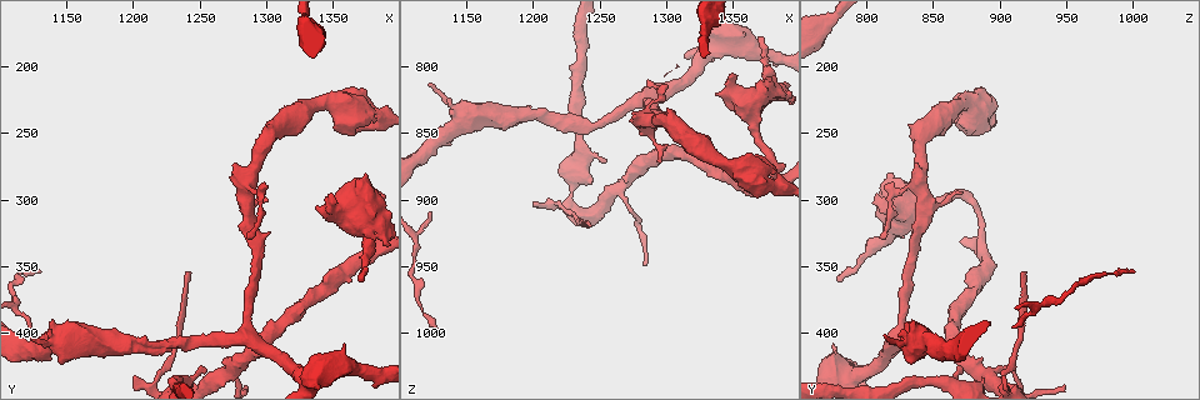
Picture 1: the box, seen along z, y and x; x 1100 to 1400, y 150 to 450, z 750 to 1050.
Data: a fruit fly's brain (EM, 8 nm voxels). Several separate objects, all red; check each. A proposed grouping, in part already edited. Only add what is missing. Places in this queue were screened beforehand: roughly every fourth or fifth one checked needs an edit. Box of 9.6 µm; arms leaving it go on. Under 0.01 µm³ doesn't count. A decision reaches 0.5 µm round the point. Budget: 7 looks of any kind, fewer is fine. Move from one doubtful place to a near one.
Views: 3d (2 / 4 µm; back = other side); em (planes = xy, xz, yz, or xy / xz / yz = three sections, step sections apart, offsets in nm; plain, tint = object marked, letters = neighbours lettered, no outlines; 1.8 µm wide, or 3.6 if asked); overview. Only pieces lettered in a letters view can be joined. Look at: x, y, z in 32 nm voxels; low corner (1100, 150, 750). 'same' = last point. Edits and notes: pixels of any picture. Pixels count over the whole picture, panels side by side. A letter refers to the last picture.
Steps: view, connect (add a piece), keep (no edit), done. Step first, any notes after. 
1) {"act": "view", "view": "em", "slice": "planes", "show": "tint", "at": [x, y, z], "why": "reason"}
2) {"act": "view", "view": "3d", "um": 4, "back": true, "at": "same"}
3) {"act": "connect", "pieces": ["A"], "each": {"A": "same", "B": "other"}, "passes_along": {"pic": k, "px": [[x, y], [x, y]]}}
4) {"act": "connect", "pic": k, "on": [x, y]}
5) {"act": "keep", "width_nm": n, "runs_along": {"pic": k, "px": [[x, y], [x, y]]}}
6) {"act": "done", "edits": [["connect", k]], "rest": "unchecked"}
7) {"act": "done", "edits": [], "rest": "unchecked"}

{"act": "view", "view": "3d", "um": 4, "at": [1372, 360, 776], "why": "branch stops here"}

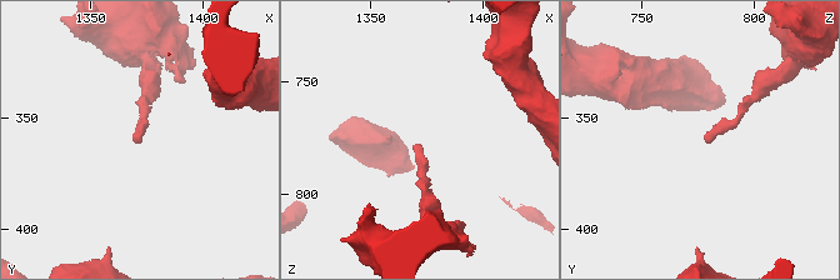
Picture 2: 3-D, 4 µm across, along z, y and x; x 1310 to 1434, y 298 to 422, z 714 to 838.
{"act": "view", "view": "em", "slice": "xy", "step": 4, "show": "letters", "at": [1373, 358, 779], "why": "shape alone is not enough"}

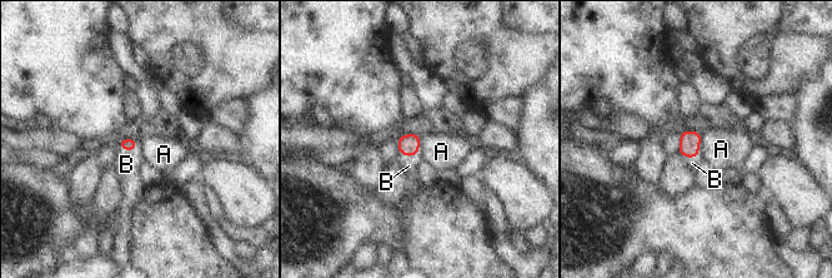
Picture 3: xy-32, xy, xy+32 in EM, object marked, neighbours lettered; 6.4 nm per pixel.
{"act": "view", "view": "em", "slice": "planes", "show": "letters", "at": "same", "why": "cut it another way"}

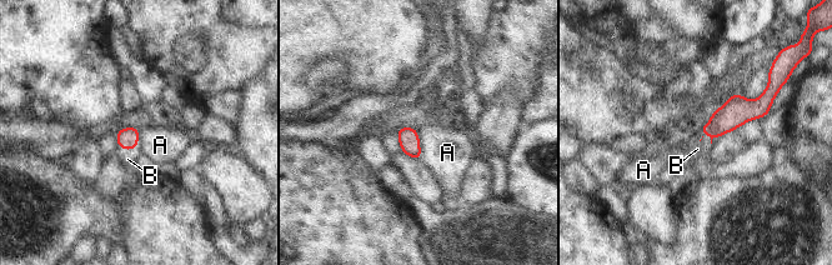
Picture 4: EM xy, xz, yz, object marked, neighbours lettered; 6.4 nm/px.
{"act": "connect", "pieces": ["B"], "each": {"A": "other", "B": "same"}, "found": "the neuron continues"}

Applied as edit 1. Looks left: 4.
{"act": "view", "view": "overview"}

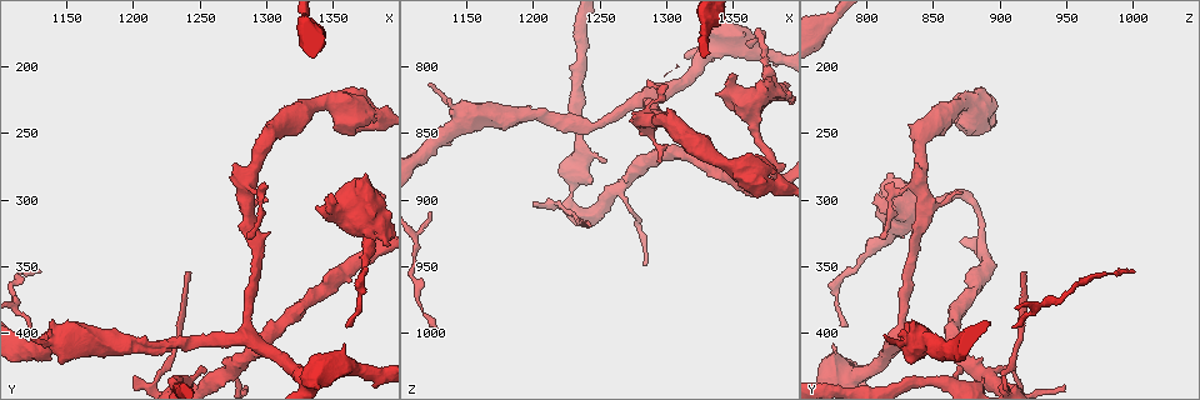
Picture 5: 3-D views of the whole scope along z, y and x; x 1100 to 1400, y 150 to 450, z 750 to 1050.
{"act": "view", "view": "em", "um": 3.6, "slice": "planes", "show": "plain", "at": [1370, 302, 854], "why": "sharp bend"}

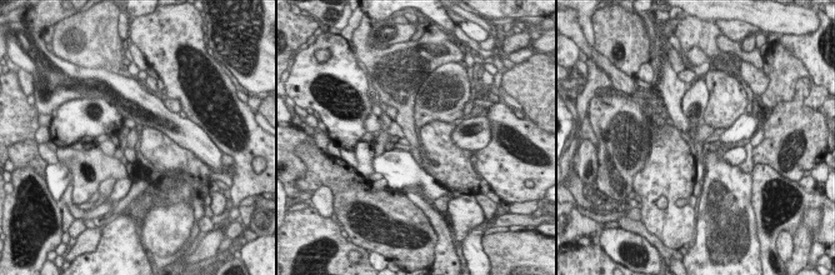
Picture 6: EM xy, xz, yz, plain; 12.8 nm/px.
{"act": "view", "view": "em", "um": 3.6, "slice": "planes", "show": "letters", "at": "same"}

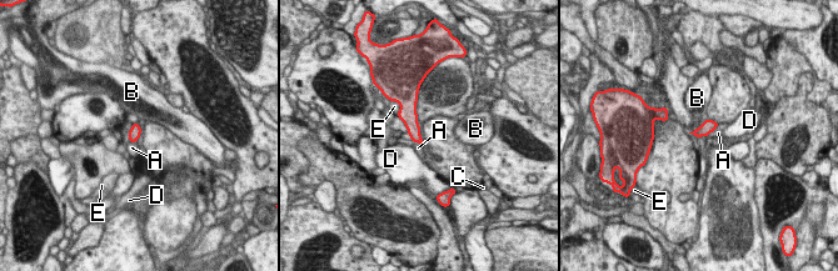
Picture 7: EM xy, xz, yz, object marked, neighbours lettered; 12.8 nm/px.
{"act": "keep", "each": {"A": "other", "B": "other", "C": "other", "D": "other", "E": "other"}, "border": {"pic": 7, "px": [[716, 130], [712, 130], [706, 136]]}, "found": "no lettered piece goes on from it"}

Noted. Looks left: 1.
{"act": "view", "view": "em", "um": 3.6, "slice": "planes", "show": "letters", "at": [1258, 424, 870], "why": "an open end"}

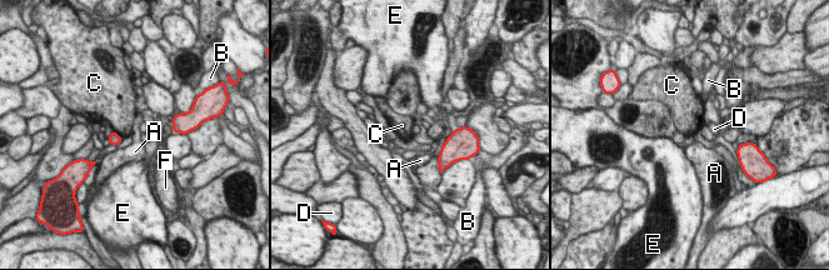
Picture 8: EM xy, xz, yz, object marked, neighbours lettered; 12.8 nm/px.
{"act": "keep", "each": {"A": "other", "B": "other", "C": "other", "D": "other", "E": "other", "F": "other"}, "border": {"pic": 8, "px": [[113, 131], [123, 138]]}, "found": "none of them fits"}

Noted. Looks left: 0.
{"act": "done", "edits": [["connect", 4]], "rest": "unchecked"}

